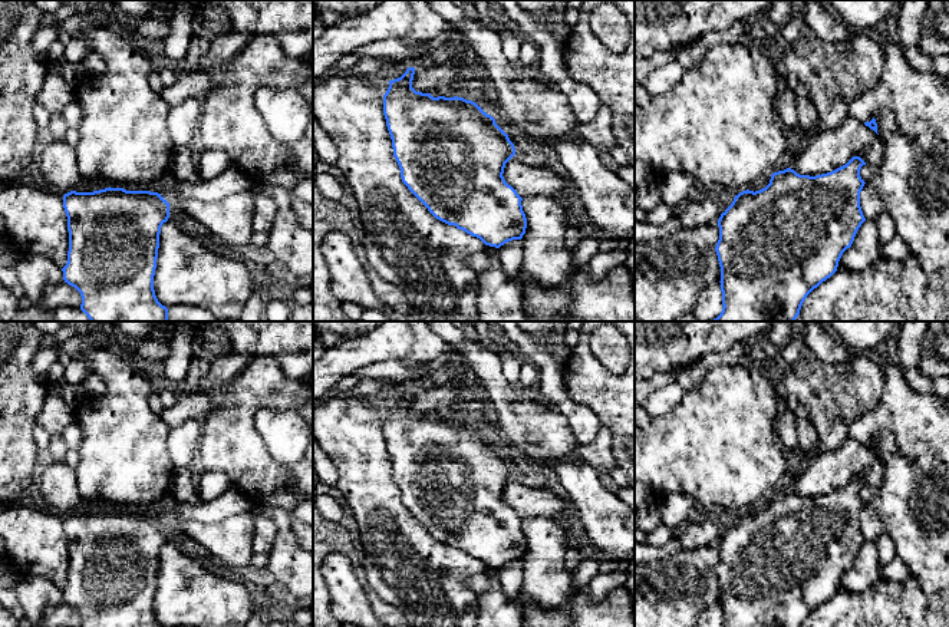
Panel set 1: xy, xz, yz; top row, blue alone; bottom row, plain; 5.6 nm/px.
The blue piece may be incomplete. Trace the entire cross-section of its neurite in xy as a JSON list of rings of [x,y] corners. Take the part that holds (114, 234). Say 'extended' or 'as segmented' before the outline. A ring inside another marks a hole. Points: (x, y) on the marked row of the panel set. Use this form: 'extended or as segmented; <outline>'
as segmented; [[[109,187],[93,192],[70,191],[63,195],[63,208],[67,217],[69,231],[67,263],[62,268],[63,280],[65,283],[75,287],[80,293],[82,297],[80,310],[88,316],[88,319],[90,321],[168,321],[168,308],[162,306],[155,296],[154,275],[156,268],[161,227],[169,218],[169,202],[158,192],[126,191],[123,188]]]

